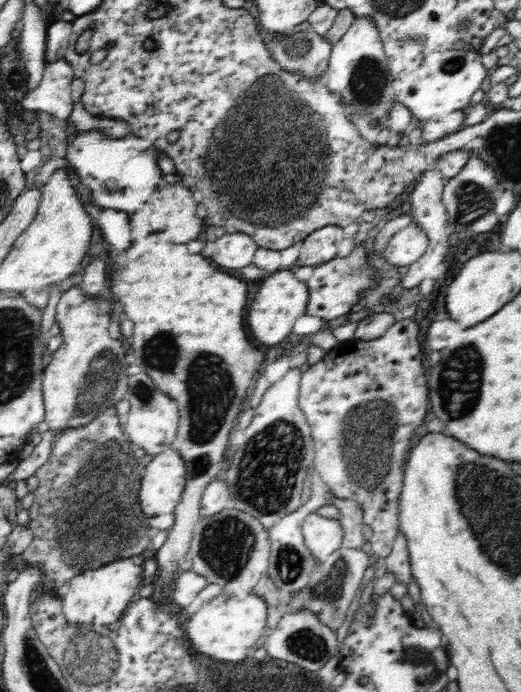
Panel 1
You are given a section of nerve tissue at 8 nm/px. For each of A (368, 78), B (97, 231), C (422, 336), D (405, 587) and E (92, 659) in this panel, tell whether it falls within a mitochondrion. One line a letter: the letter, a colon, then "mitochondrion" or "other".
A: mitochondrion
B: other
C: other
D: other
E: mitochondrion

